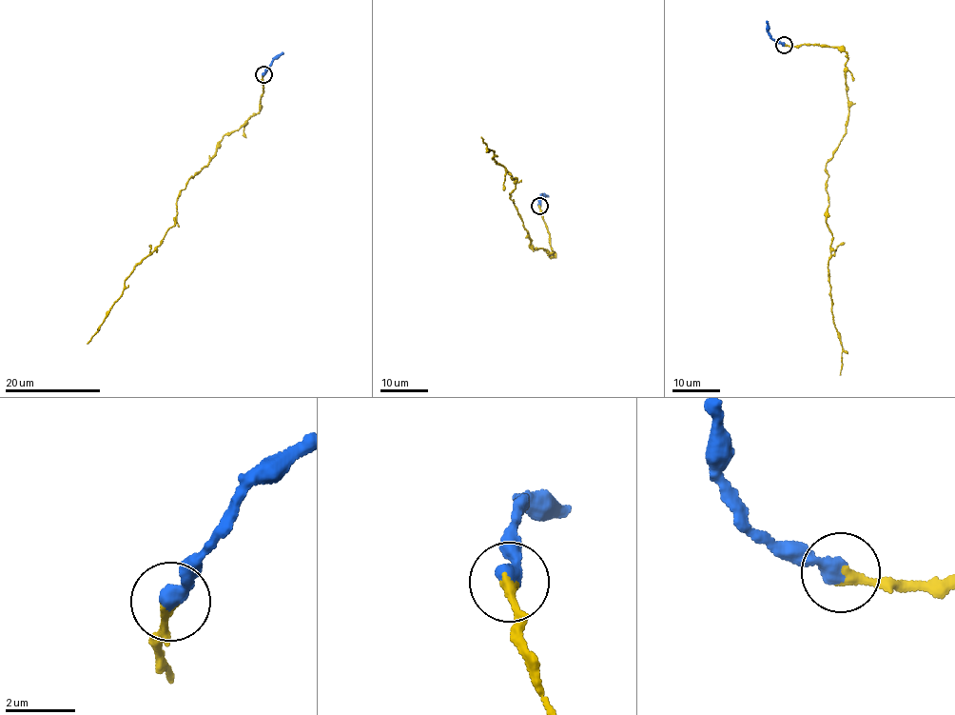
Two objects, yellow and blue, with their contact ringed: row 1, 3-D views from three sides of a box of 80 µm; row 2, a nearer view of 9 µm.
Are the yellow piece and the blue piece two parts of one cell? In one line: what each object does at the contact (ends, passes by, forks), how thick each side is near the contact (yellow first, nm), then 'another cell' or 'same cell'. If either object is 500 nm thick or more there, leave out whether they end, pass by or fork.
yellow ends; blue ends; calibres 280 and 480 nm; same cell

